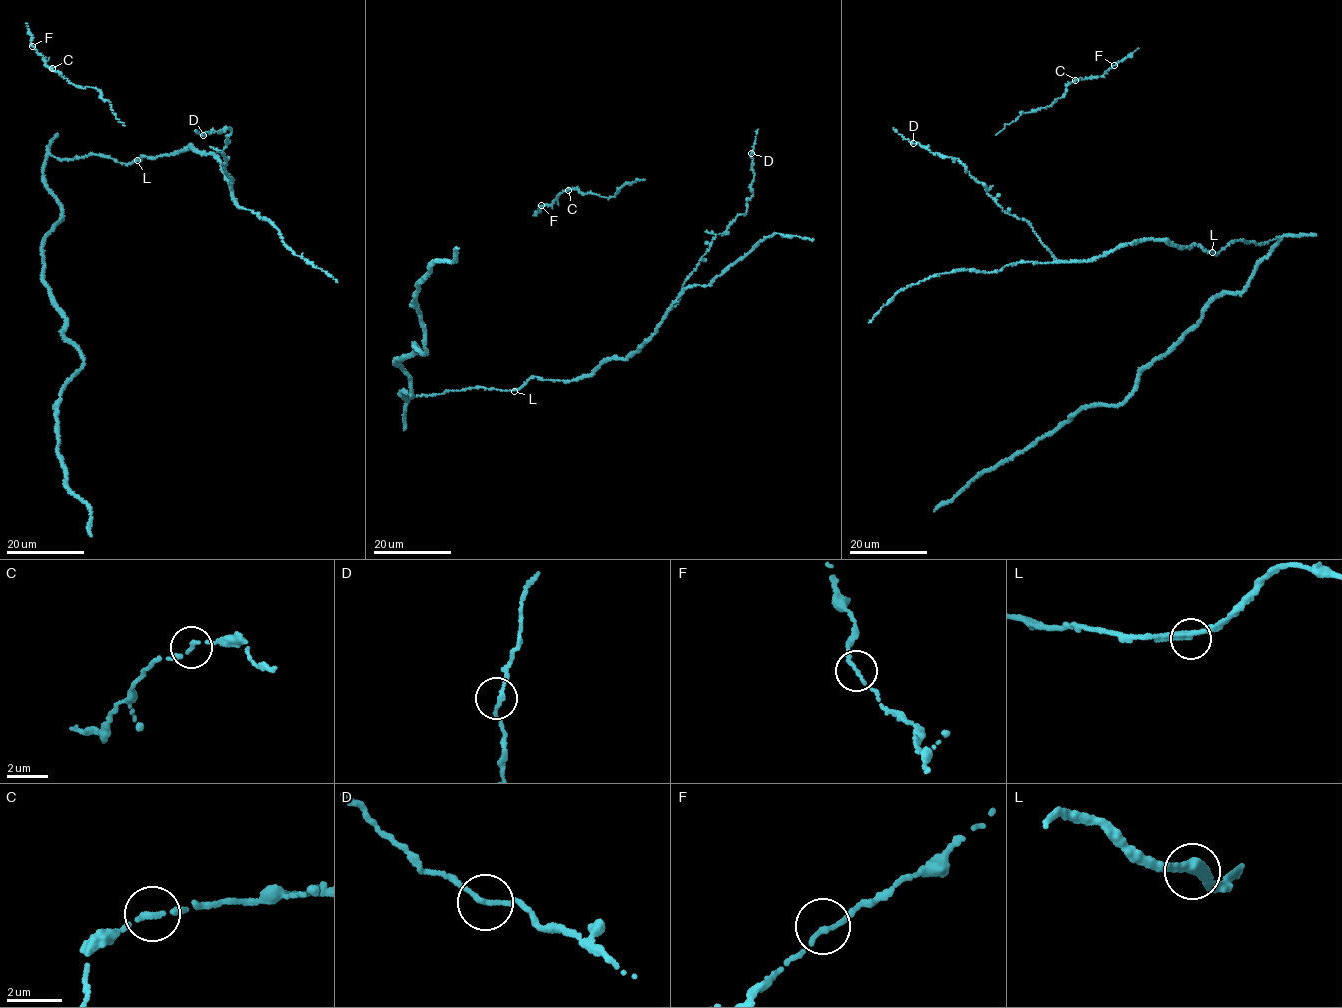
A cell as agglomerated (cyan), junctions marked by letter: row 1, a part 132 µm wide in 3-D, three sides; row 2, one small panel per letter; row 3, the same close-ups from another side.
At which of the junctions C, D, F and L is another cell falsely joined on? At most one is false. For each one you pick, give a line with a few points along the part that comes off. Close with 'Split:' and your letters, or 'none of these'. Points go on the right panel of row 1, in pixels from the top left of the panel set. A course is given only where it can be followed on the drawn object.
Split: none of these

